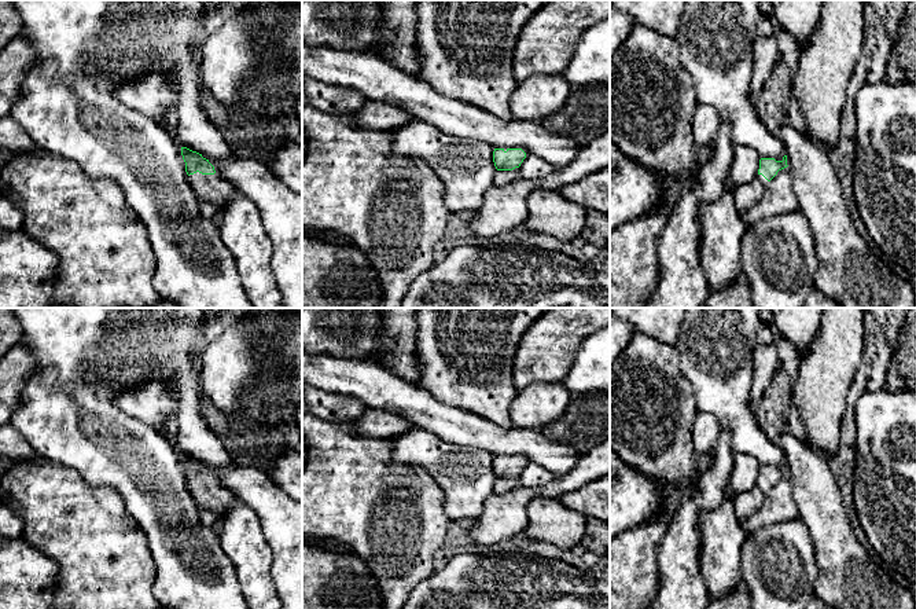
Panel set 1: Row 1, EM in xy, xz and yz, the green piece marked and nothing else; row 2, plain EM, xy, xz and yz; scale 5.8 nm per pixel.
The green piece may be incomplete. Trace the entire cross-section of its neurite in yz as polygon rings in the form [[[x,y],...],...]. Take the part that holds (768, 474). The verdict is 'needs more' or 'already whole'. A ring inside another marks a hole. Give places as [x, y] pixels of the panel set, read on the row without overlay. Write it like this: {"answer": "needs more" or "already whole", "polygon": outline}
{"answer": "needs more", "polygon": [[[784,463],[781,469],[776,469],[775,466],[761,466],[755,487],[744,494],[733,494],[733,506],[739,521],[754,516],[762,507],[769,489],[779,478],[787,474],[787,463]]]}

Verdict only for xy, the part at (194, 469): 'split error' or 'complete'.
split error

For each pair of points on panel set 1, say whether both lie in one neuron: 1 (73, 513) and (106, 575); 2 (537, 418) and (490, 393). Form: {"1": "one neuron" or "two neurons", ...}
{"1": "one neuron", "2": "two neurons"}

